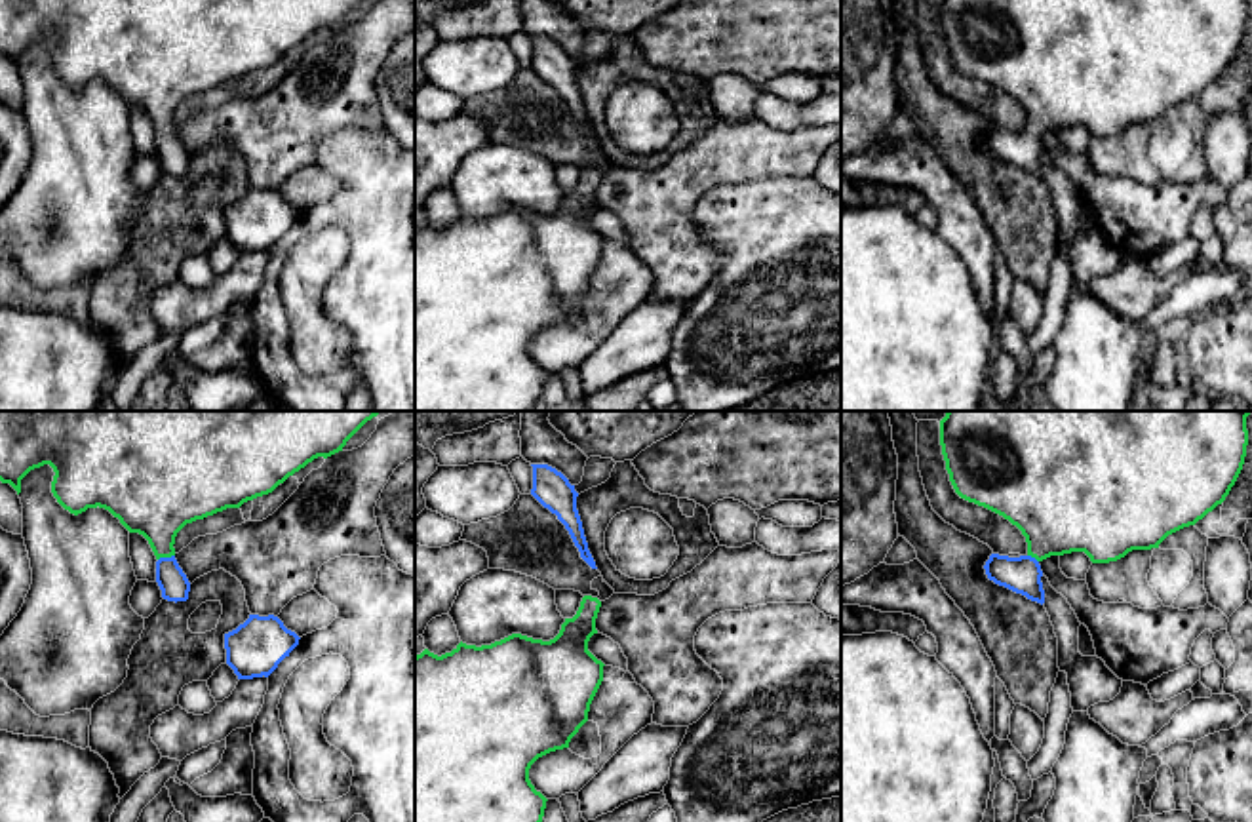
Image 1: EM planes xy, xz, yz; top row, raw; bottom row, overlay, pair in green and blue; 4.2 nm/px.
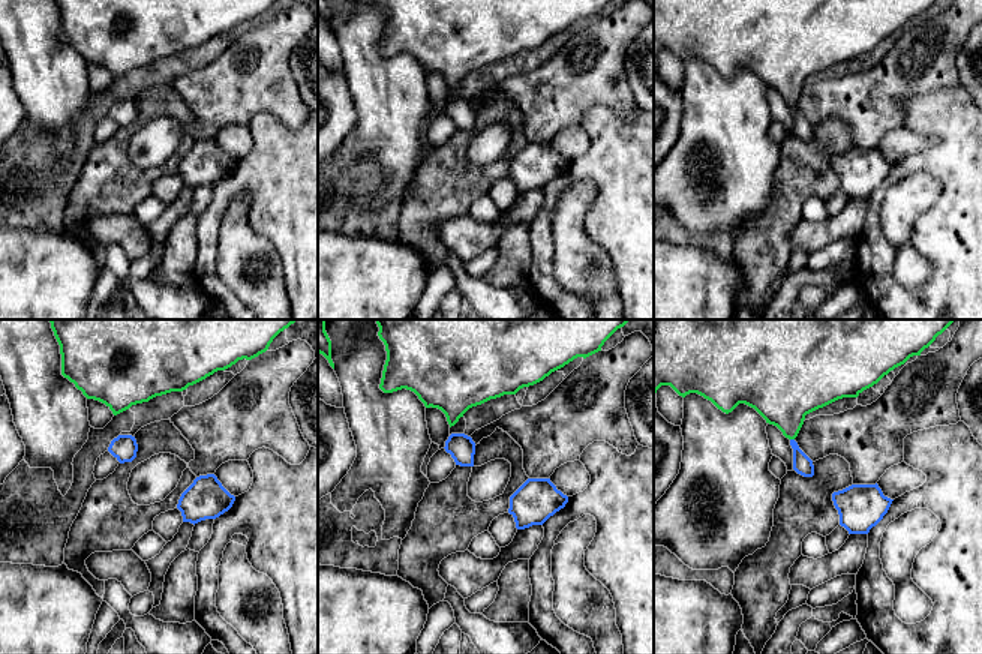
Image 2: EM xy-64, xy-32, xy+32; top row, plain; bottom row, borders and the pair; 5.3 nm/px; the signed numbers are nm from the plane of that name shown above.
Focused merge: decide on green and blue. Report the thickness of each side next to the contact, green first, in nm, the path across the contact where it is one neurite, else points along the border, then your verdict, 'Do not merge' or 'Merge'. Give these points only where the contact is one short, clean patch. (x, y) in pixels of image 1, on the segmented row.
Thickness 320 nm (green) against 120 nm. Path across: xy (156, 499), (166, 556), (170, 577). Merge

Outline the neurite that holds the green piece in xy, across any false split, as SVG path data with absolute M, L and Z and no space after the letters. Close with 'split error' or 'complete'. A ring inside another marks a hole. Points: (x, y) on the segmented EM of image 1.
M0 411L0 481L10 483L17 495L21 493L21 480L34 468L49 464L55 472L51 481L51 493L57 502L78 516L88 508L105 508L129 533L143 535L156 556L156 582L162 590L162 597L167 601L186 601L190 582L175 559L175 537L177 533L196 519L204 519L226 508L240 508L244 502L272 493L289 476L304 468L318 457L331 457L346 445L346 441L379 411Z | split error

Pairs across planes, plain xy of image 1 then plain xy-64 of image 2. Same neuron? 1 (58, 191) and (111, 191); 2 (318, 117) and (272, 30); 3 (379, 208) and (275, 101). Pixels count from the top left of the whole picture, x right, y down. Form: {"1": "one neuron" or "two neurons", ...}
{"1": "two neurons", "2": "one neuron", "3": "two neurons"}

